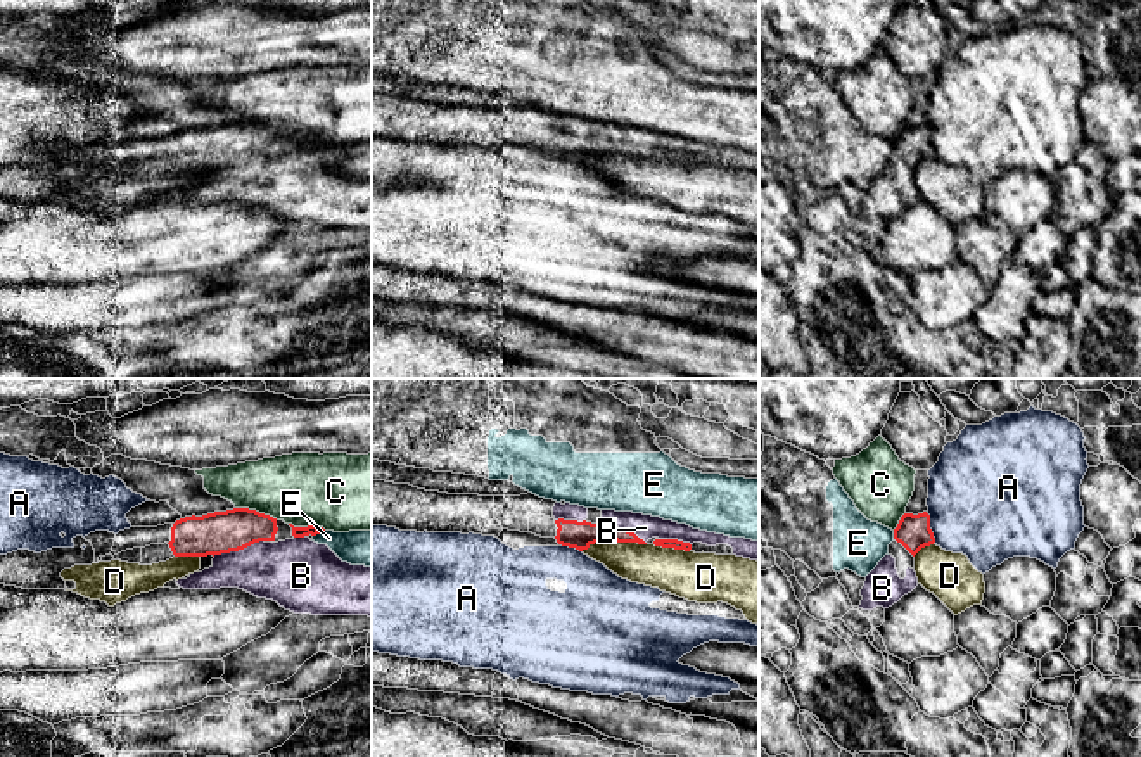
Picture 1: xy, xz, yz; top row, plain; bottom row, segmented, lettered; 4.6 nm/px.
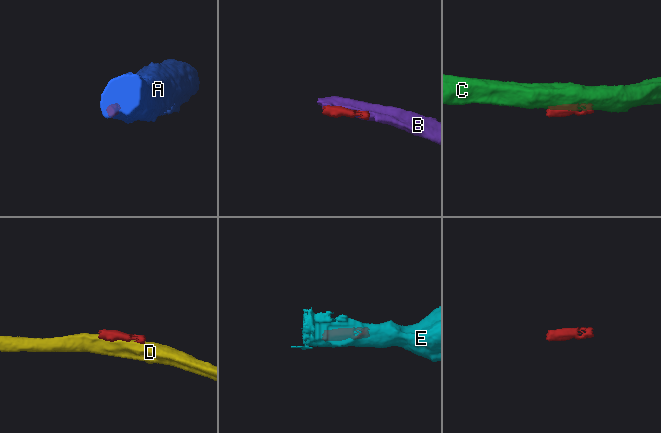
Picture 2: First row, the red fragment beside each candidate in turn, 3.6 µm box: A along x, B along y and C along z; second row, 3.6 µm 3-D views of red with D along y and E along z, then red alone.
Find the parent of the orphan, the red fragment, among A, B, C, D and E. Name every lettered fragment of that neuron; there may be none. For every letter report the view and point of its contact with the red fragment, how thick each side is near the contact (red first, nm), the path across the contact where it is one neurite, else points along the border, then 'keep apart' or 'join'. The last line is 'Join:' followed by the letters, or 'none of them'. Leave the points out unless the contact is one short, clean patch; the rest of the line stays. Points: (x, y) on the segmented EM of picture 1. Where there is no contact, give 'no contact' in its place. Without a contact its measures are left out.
A: yz (929, 527) | 160/460 nm | along yz (927, 514), (936, 541) | keep apart
B: xy (237, 550) | 190/280 nm | join
C: xy (254, 510) | 190/340 nm | keep apart
D: xz (612, 540) | 130/190 nm | keep apart
E: xy (318, 533) | 50/170 nm | keep apart
Join: B

